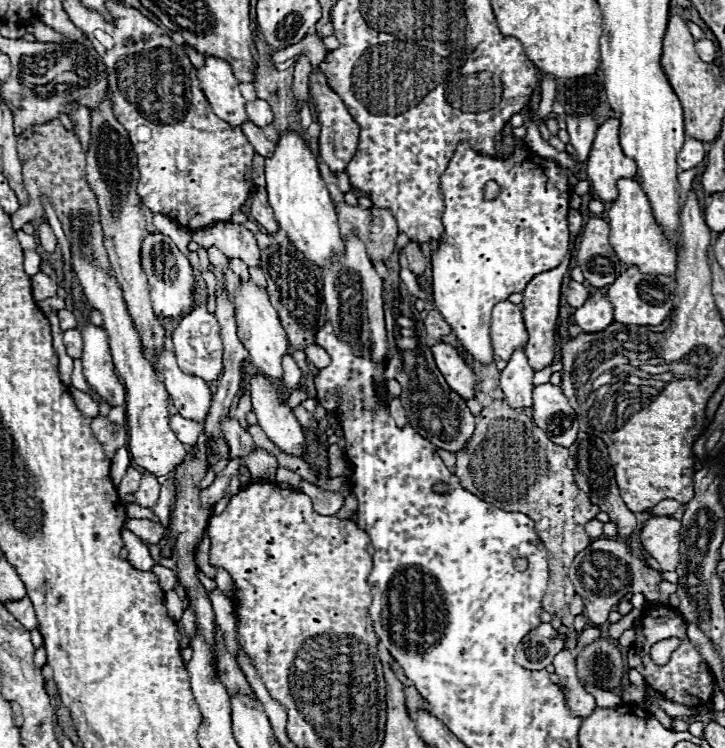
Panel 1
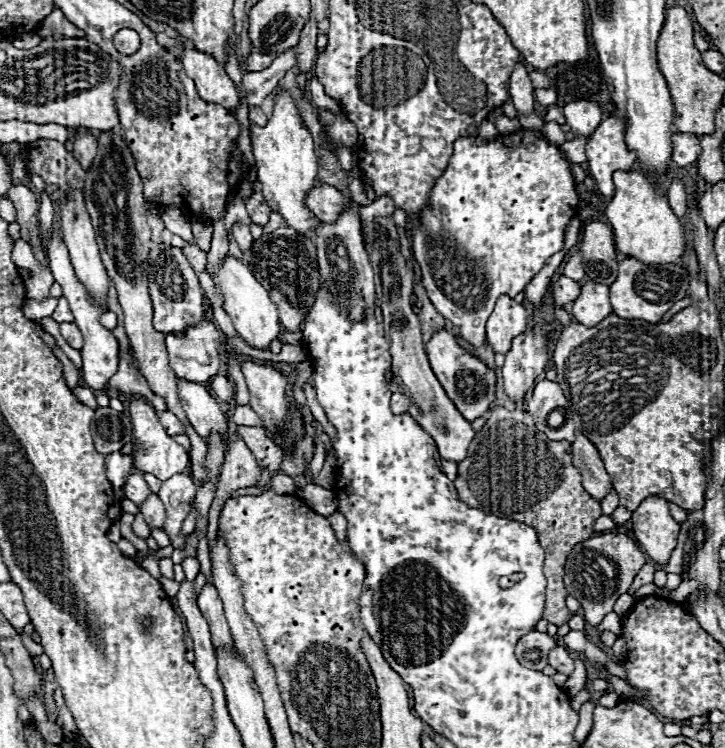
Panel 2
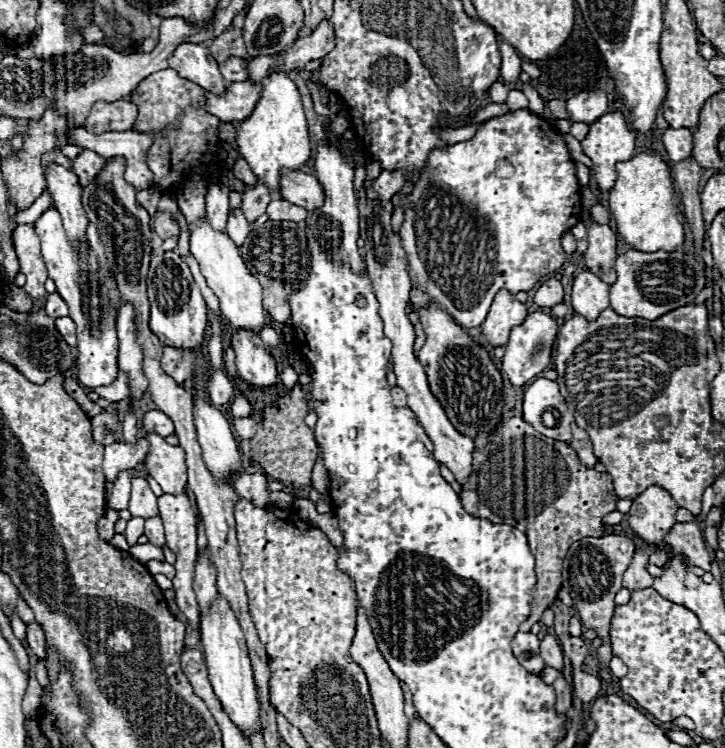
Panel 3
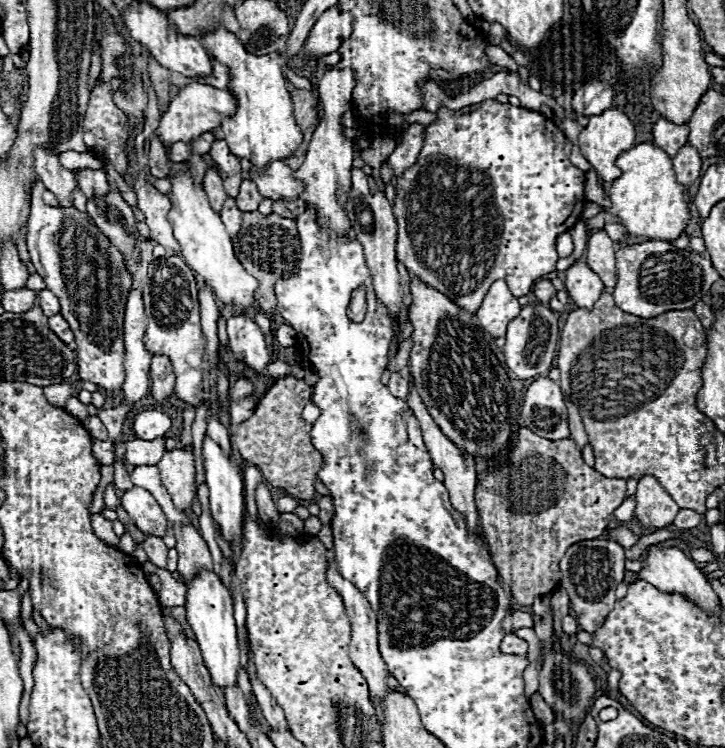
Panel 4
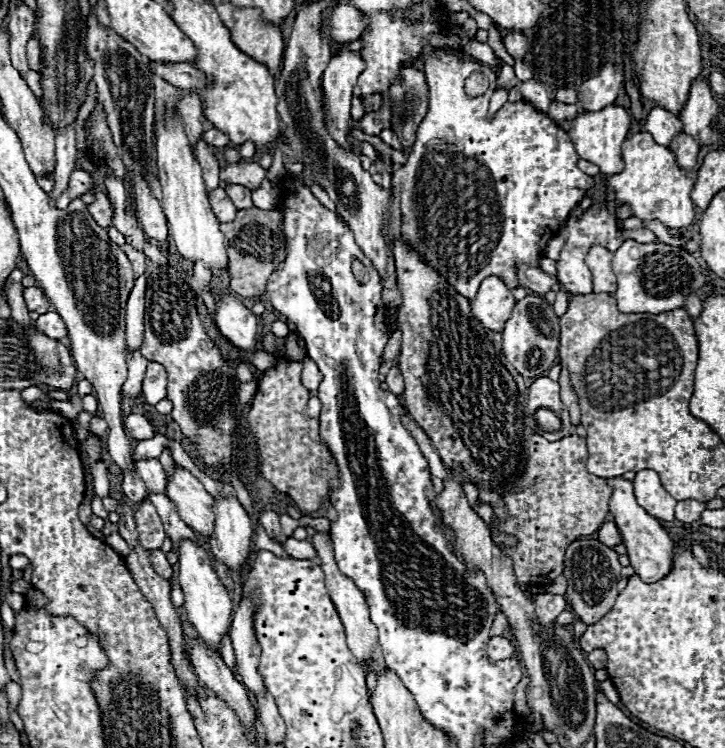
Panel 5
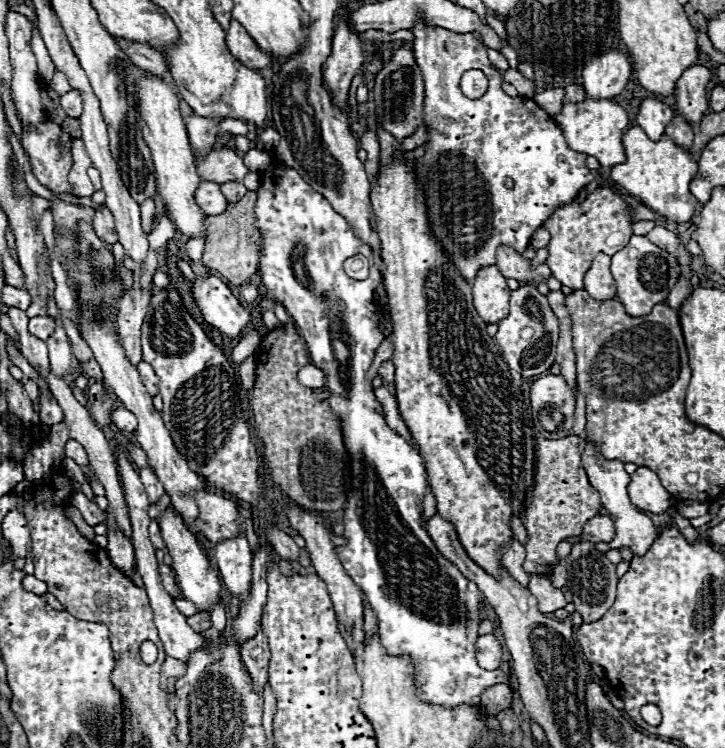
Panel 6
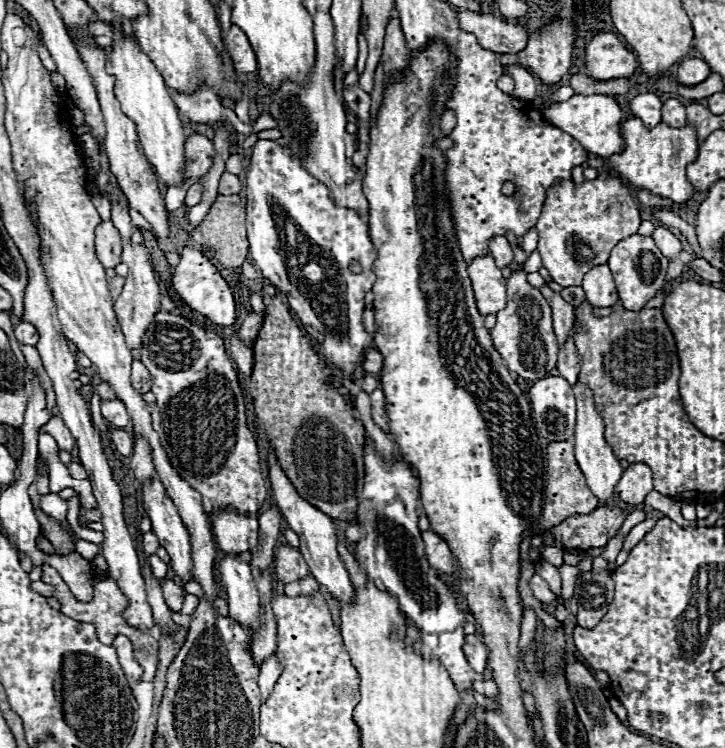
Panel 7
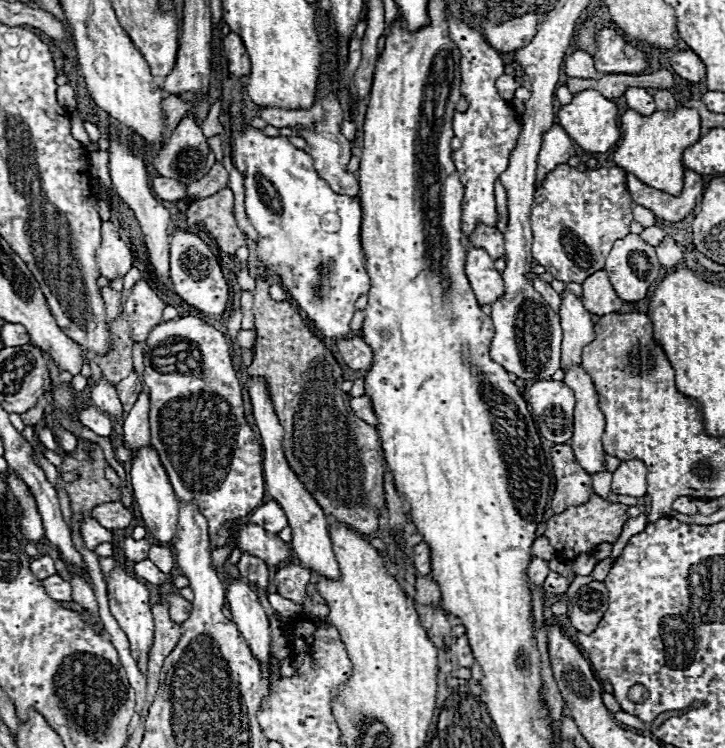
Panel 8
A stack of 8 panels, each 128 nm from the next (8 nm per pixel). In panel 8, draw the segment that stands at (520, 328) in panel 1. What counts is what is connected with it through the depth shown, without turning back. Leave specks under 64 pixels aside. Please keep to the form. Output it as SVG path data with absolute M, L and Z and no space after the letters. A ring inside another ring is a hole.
M468 246L466 276L480 304L492 304L504 294L502 276L494 268L494 260L484 252L484 248Z

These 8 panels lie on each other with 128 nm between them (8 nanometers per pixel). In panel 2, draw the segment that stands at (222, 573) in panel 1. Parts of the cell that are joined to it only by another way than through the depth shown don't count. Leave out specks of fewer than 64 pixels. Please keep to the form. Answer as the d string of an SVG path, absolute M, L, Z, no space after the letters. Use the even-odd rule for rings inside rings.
M236 434L228 440L228 450L224 458L224 466L220 472L220 486L216 490L216 500L210 508L210 524L208 524L208 540L214 542L216 530L218 530L218 514L222 510L222 504L228 500L228 494L238 488L250 488L256 486L260 480L260 468L256 466L254 456L246 448L244 440Z

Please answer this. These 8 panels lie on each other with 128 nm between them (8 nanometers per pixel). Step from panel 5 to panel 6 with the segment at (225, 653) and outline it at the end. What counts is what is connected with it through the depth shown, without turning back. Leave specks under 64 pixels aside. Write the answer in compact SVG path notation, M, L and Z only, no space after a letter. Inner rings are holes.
M218 602L218 604L214 604L212 606L212 626L218 630L218 634L222 634L224 632L224 628L226 628L226 616L224 616L224 608L222 608L222 604Z

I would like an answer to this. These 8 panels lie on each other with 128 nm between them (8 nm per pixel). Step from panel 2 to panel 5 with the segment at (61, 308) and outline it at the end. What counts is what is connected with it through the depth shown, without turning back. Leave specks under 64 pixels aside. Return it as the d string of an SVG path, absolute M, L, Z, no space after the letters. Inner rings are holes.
M24 288L22 290L22 296L24 296L24 302L28 306L30 312L38 312L38 314L44 314L48 312L48 298L44 296L44 292L40 288Z

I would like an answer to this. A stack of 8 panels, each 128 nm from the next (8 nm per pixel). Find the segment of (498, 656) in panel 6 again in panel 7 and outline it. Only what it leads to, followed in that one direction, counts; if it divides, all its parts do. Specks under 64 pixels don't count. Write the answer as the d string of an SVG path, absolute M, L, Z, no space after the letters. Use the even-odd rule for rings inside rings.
M474 634L466 636L466 640L464 640L464 654L466 654L468 664L470 664L476 672L484 672L484 670L486 670L488 650L486 650L486 646L484 646Z

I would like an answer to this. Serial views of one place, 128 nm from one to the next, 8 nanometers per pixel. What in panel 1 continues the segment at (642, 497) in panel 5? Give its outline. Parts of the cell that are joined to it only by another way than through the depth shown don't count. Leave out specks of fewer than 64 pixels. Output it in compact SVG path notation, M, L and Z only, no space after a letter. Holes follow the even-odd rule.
M652 514L642 528L640 540L664 572L676 570L680 562L680 520Z

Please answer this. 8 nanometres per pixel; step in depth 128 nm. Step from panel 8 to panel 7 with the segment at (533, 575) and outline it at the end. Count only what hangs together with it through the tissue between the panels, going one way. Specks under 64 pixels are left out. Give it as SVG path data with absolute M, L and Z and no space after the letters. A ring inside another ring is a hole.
M534 574L534 576L532 576L532 580L530 580L530 588L532 588L534 596L536 596L542 604L550 604L552 600L556 600L556 598L558 598L558 596L548 588L546 580L544 580L542 576L538 576L538 574Z

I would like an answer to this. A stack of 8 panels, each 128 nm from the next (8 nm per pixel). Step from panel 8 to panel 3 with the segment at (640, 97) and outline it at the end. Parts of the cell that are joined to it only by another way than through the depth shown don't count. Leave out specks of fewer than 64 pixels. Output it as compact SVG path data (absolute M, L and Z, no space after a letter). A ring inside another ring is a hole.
M666 128L662 142L672 162L680 162L692 156L692 132L688 128Z

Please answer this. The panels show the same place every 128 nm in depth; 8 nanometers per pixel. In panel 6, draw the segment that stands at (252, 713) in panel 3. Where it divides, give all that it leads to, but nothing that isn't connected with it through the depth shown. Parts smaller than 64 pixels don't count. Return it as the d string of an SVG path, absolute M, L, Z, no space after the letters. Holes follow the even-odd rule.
M166 508L162 512L162 516L158 518L158 524L160 524L162 538L166 542L168 554L172 556L172 570L176 574L176 580L178 580L178 586L180 586L184 598L192 600L196 604L198 612L210 612L210 606L214 602L218 602L218 594L220 594L218 572L208 572L210 564L208 564L206 552L198 544L196 536L188 530L188 526L184 524L184 520L182 520L180 514L176 514L172 508Z

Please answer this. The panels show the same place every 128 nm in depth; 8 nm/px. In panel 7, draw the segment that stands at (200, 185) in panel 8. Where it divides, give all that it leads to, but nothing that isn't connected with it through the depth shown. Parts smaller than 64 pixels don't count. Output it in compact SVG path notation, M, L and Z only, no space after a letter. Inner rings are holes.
M224 172L220 176L220 184L218 184L218 194L224 194L224 196L230 196L230 194L238 194L240 192L240 180L238 176L230 174L230 172Z

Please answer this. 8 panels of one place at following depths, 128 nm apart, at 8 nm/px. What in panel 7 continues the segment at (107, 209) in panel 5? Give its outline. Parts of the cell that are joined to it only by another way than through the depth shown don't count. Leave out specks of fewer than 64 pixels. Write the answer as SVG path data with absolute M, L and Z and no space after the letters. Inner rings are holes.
M110 220L96 228L96 258L104 268L116 268L122 262L124 238Z

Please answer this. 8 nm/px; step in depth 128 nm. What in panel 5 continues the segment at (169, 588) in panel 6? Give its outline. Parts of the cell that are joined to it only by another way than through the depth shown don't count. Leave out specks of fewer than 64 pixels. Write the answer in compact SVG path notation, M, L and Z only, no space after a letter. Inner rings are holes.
M150 550L150 562L152 562L154 570L156 570L160 576L164 576L164 580L172 580L174 568L168 564L164 552L160 552L160 550Z

